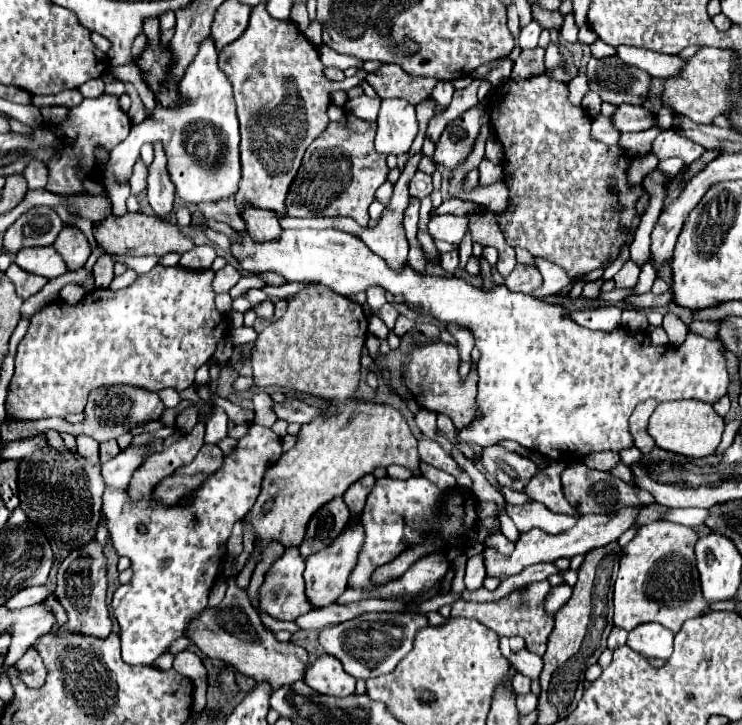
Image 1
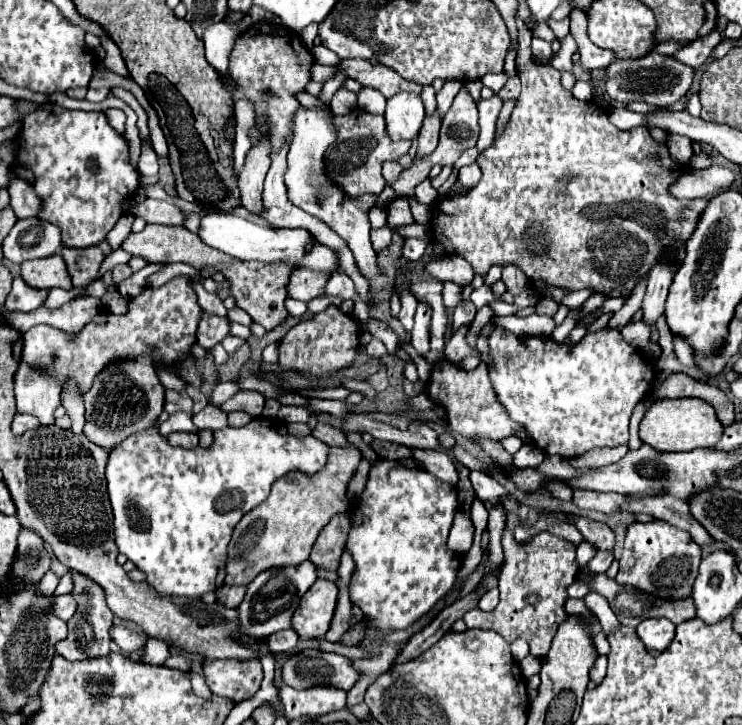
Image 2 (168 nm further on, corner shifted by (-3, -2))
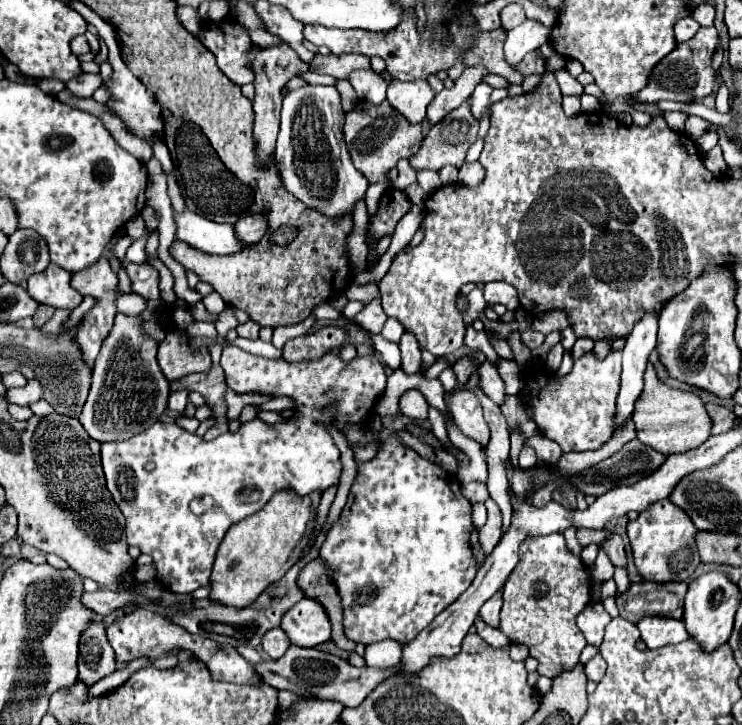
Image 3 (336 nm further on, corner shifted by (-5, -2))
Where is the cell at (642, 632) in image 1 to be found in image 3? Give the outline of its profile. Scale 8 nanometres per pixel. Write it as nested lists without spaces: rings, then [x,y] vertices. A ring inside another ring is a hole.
[[[644,617],[638,623],[638,629],[648,649],[660,649],[688,639],[684,623],[670,617]]]

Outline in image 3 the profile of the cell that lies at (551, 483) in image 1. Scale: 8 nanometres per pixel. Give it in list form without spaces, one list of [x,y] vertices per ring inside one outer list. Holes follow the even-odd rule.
[[[614,533],[614,537],[608,539],[602,547],[606,549],[606,553],[610,555],[610,559],[612,559],[612,563],[616,567],[624,567],[626,569],[626,553],[624,553],[624,543],[622,543],[620,535]]]

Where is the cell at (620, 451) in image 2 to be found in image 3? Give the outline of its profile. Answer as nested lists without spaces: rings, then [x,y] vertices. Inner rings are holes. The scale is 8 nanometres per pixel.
[[[648,365],[644,381],[646,385],[644,385],[642,397],[636,401],[634,415],[632,415],[632,421],[638,431],[638,439],[644,445],[664,455],[684,453],[694,447],[700,447],[710,437],[710,429],[712,429],[712,419],[706,413],[704,403],[692,393],[666,387],[662,381],[658,381],[652,365]]]

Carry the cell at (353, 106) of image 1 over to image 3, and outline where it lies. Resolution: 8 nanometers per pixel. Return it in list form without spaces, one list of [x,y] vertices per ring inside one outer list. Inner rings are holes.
[[[354,71],[352,77],[348,77],[352,87],[356,89],[358,97],[364,101],[370,101],[374,105],[382,103],[386,99],[386,81],[374,73],[374,71]]]

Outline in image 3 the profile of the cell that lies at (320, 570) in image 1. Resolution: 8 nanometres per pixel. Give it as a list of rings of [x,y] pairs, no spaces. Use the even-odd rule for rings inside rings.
[[[306,597],[284,613],[280,629],[288,635],[290,643],[298,647],[316,647],[330,641],[330,621],[328,615],[324,615],[324,607]]]

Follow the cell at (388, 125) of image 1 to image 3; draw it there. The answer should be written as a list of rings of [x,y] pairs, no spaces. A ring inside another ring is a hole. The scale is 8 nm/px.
[[[392,79],[388,85],[388,101],[394,109],[398,109],[410,123],[420,123],[426,117],[426,107],[434,99],[434,89],[428,85],[426,79],[420,83],[404,83]]]

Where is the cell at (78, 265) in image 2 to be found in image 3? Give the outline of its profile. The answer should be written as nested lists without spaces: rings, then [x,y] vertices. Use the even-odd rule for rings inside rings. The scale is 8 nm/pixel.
[[[104,257],[100,261],[96,261],[92,267],[88,267],[88,271],[78,271],[76,275],[72,275],[72,287],[76,291],[80,291],[80,295],[90,295],[96,299],[96,305],[82,317],[80,327],[76,331],[76,339],[82,347],[82,355],[86,357],[88,363],[92,363],[96,359],[102,341],[108,337],[108,333],[112,329],[114,315],[118,313],[118,309],[116,309],[116,285],[118,285],[118,277],[110,269],[110,263]]]

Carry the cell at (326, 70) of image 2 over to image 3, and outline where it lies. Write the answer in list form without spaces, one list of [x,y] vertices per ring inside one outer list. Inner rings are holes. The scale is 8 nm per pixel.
[[[276,45],[276,47],[264,47],[256,53],[256,59],[252,61],[254,69],[254,87],[256,87],[256,97],[254,97],[254,139],[258,145],[258,159],[266,161],[274,153],[276,145],[276,135],[278,135],[278,125],[280,125],[280,105],[282,105],[282,87],[292,79],[292,77],[310,71],[309,64],[304,63],[296,51],[288,45]]]

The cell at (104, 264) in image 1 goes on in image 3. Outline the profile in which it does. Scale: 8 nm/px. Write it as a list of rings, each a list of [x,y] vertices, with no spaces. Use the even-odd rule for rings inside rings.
[[[128,263],[126,271],[132,279],[132,289],[138,295],[142,295],[144,299],[158,299],[160,297],[160,289],[158,289],[160,275],[150,263],[142,263],[142,265]]]

